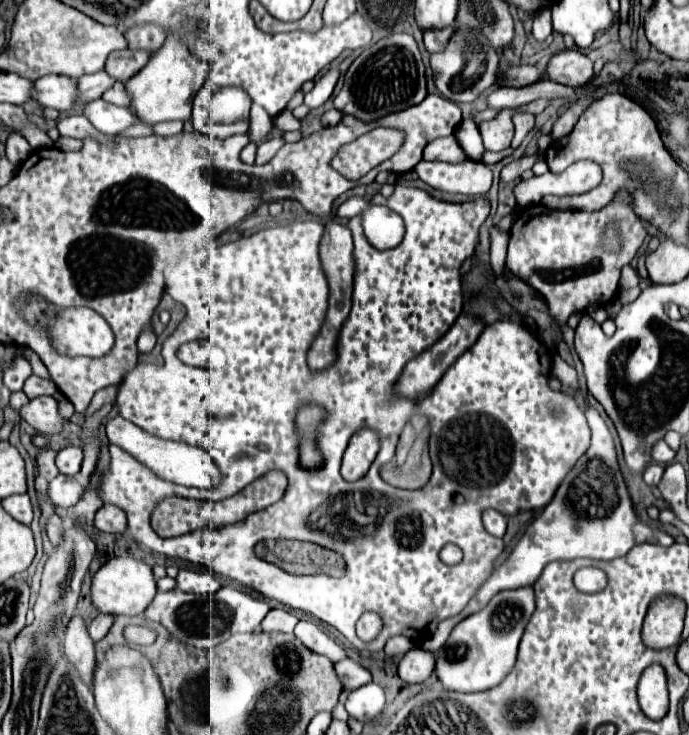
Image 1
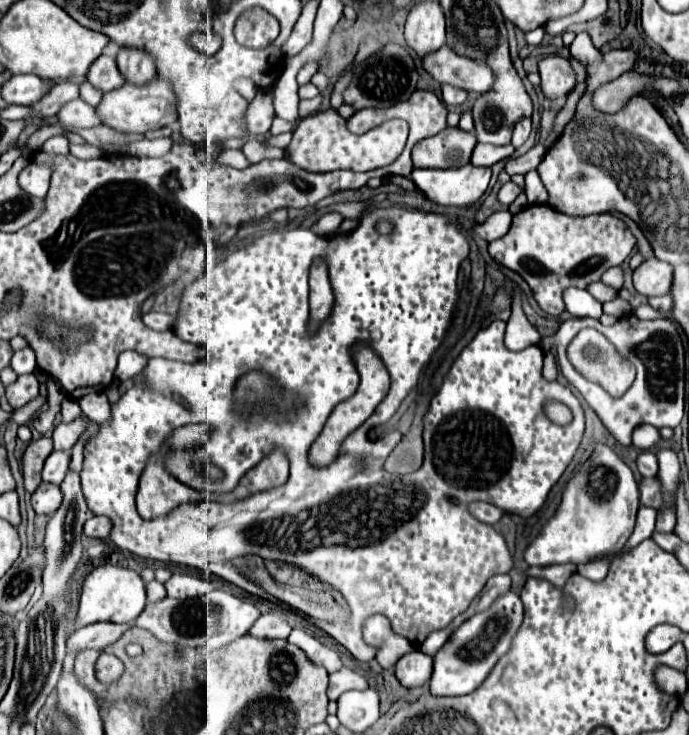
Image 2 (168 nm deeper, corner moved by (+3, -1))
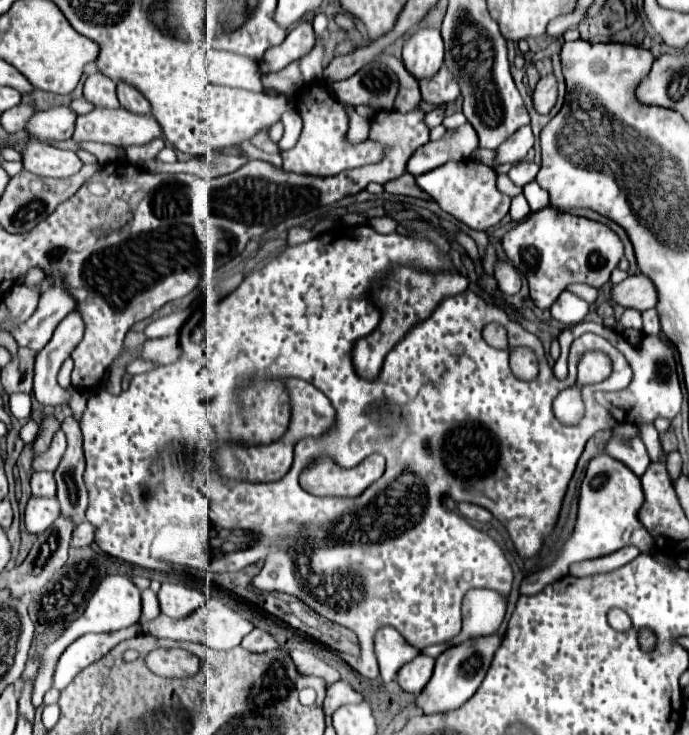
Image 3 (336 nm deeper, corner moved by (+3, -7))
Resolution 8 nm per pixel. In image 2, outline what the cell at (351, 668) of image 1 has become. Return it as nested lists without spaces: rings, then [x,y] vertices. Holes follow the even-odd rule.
[[[342,667],[340,671],[332,673],[330,675],[330,687],[328,687],[328,699],[336,701],[344,691],[350,691],[350,689],[366,689],[368,683],[362,675],[358,675],[356,671],[348,669],[348,667]]]

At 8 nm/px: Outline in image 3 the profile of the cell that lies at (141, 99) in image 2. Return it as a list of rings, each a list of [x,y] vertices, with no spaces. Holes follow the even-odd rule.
[[[96,107],[94,111],[80,115],[76,119],[76,131],[72,139],[76,143],[80,141],[96,141],[96,143],[108,143],[116,147],[130,147],[130,145],[144,145],[156,137],[162,137],[162,127],[154,119],[154,115],[138,115],[132,111],[126,111],[124,107],[108,109],[108,107]]]

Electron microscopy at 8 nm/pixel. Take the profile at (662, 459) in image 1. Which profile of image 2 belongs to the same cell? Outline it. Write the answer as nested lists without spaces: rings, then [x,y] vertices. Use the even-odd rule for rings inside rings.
[[[638,425],[632,431],[632,445],[638,447],[640,451],[652,451],[654,447],[658,447],[660,439],[662,437],[660,437],[658,429],[652,425]]]

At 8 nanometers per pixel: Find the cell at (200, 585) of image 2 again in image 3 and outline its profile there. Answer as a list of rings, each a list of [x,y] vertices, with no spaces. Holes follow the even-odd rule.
[[[162,583],[160,587],[160,609],[172,619],[182,619],[182,615],[190,615],[190,611],[196,611],[204,601],[206,595],[192,587],[184,587],[178,583]]]

